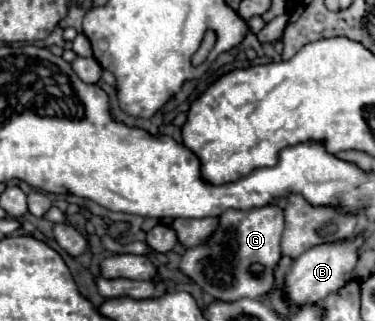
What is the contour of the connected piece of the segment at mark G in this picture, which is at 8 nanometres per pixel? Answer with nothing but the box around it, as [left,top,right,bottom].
[180,205,284,301]

